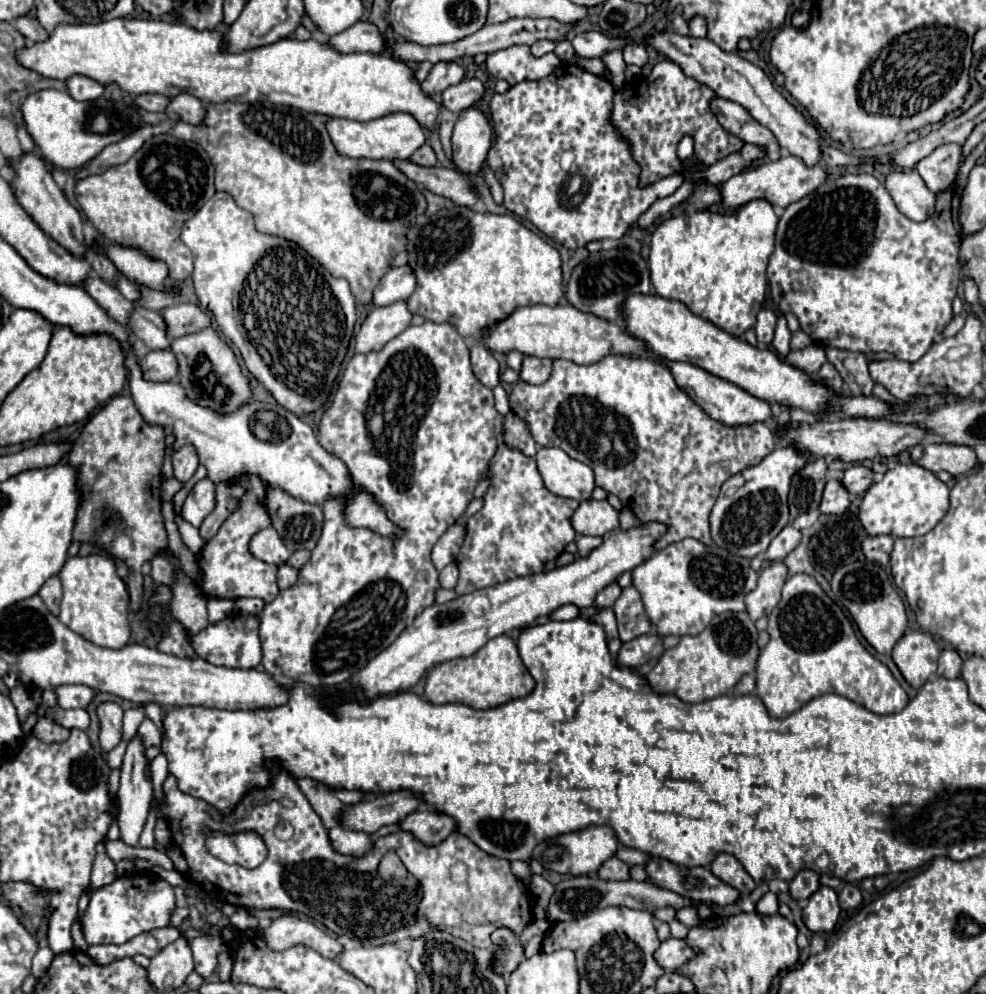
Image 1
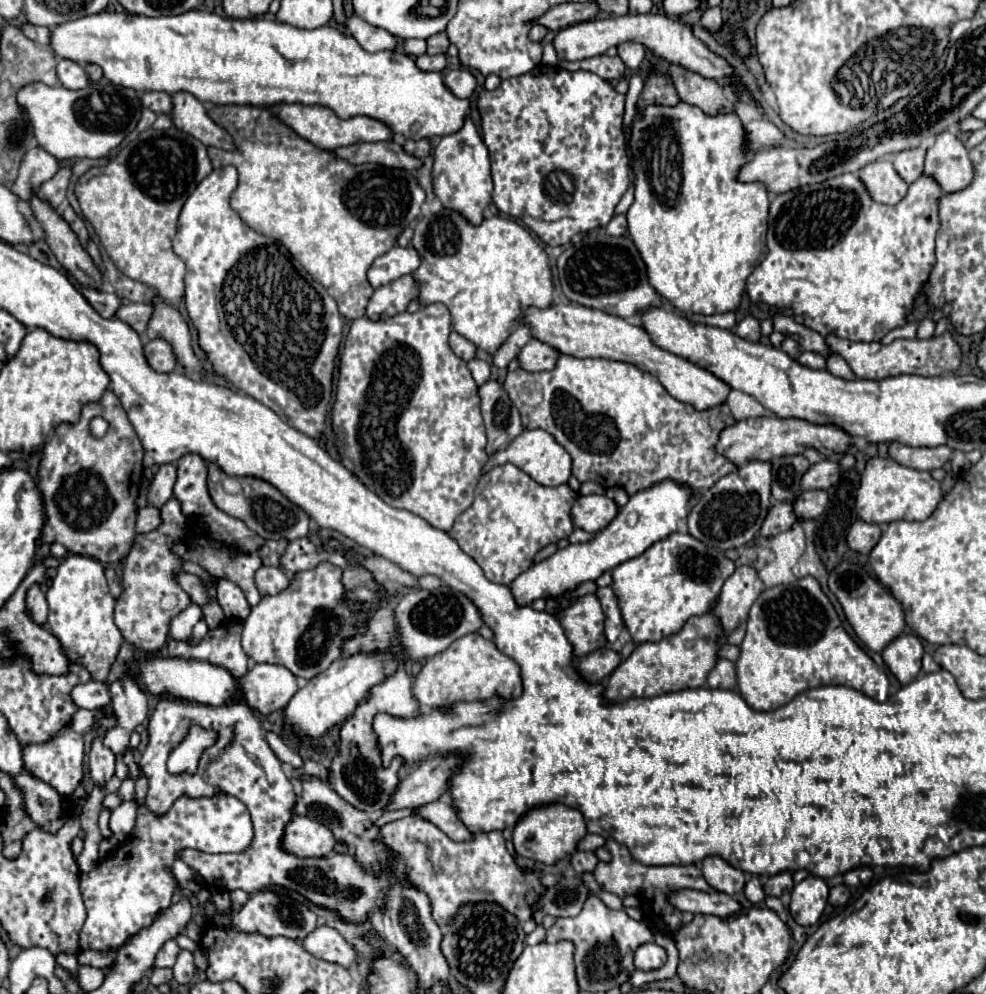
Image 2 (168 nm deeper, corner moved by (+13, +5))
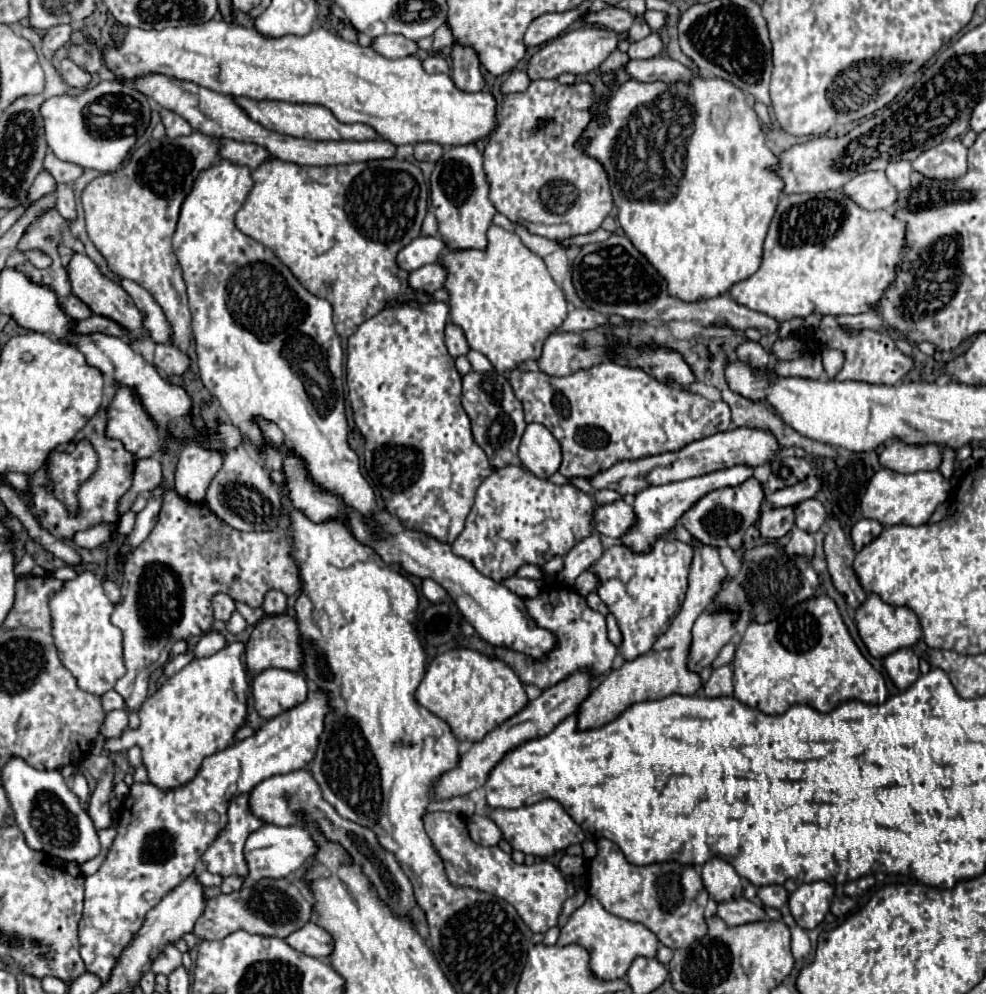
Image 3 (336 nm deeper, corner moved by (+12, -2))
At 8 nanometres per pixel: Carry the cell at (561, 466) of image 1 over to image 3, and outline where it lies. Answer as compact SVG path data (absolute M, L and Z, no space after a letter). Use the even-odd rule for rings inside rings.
M529 424L519 444L521 464L537 478L547 480L561 466L561 446L541 424Z

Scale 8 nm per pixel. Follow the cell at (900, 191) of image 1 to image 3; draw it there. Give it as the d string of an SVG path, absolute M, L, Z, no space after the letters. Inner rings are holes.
M885 172L857 174L843 186L843 192L865 210L891 208L897 202L897 188L885 178Z

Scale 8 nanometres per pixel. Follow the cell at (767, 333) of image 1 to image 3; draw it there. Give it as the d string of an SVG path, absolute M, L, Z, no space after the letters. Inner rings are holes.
M743 342L737 346L737 358L755 366L755 368L767 368L769 366L769 352L759 342Z

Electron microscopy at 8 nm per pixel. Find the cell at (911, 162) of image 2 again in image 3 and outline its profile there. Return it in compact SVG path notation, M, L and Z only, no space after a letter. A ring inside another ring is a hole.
M905 160L891 162L891 164L887 166L887 170L885 170L889 182L891 182L897 190L907 190L907 188L909 188L911 172L913 172L913 166L911 166L911 162L905 162Z

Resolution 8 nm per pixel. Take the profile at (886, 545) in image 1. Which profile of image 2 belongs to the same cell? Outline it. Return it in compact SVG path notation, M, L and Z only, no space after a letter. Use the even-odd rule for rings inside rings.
M858 519L858 521L854 521L854 525L850 527L846 539L848 539L850 549L866 555L866 553L870 553L872 547L878 543L880 535L882 535L882 527L880 527L878 523L866 523L866 521Z

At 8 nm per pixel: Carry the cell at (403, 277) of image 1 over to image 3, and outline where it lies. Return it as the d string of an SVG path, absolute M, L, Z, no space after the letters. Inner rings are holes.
M419 236L397 254L397 266L405 272L419 270L421 266L433 264L443 250L445 250L445 244L441 240L437 240L433 236L429 236L429 238Z

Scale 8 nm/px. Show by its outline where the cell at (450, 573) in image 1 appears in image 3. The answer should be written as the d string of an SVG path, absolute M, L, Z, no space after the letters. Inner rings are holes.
M423 580L423 586L421 586L421 592L427 600L431 602L441 602L447 598L447 592L443 586L439 586L435 580Z

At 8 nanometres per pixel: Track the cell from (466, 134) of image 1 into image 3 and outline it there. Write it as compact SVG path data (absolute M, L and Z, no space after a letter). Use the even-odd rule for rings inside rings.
M463 144L445 150L431 174L431 204L439 222L439 234L451 250L485 248L485 232L491 226L497 210L489 200L489 182L483 170L483 154L475 144Z

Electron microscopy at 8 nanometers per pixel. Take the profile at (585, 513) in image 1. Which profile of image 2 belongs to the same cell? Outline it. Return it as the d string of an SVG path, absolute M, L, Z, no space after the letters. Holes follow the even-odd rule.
M606 495L578 497L572 507L572 519L576 527L596 535L618 515L618 505Z

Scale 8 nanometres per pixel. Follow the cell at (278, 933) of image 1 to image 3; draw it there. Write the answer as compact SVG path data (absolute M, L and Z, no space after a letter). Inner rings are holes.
M263 878L253 888L237 890L231 894L219 894L207 900L205 912L197 920L193 934L201 940L203 938L221 940L237 930L245 930L249 934L259 934L259 936L287 938L289 934L293 934L293 930L301 930L301 926L305 926L305 922L311 920L311 904L305 900L305 896L299 890L301 888L287 878L281 880Z

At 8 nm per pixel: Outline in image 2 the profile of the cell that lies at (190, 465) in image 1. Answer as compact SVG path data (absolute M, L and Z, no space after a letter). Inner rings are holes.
M160 465L158 473L154 475L150 489L148 489L148 505L160 509L172 497L174 483L176 483L176 467L174 465Z

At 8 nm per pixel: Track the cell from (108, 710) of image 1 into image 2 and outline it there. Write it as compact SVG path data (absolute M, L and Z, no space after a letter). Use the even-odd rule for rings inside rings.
M100 729L100 735L96 737L88 753L90 777L98 787L104 787L114 777L114 767L116 767L116 755L102 745L102 737L104 737L104 729Z

